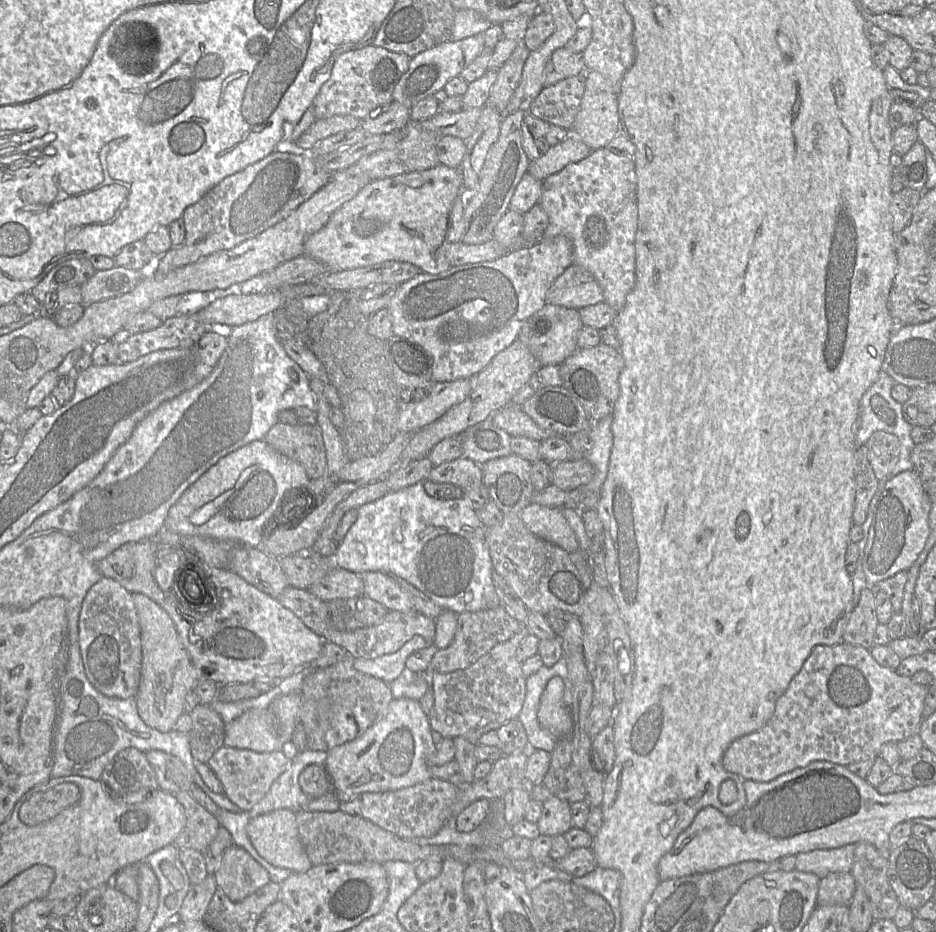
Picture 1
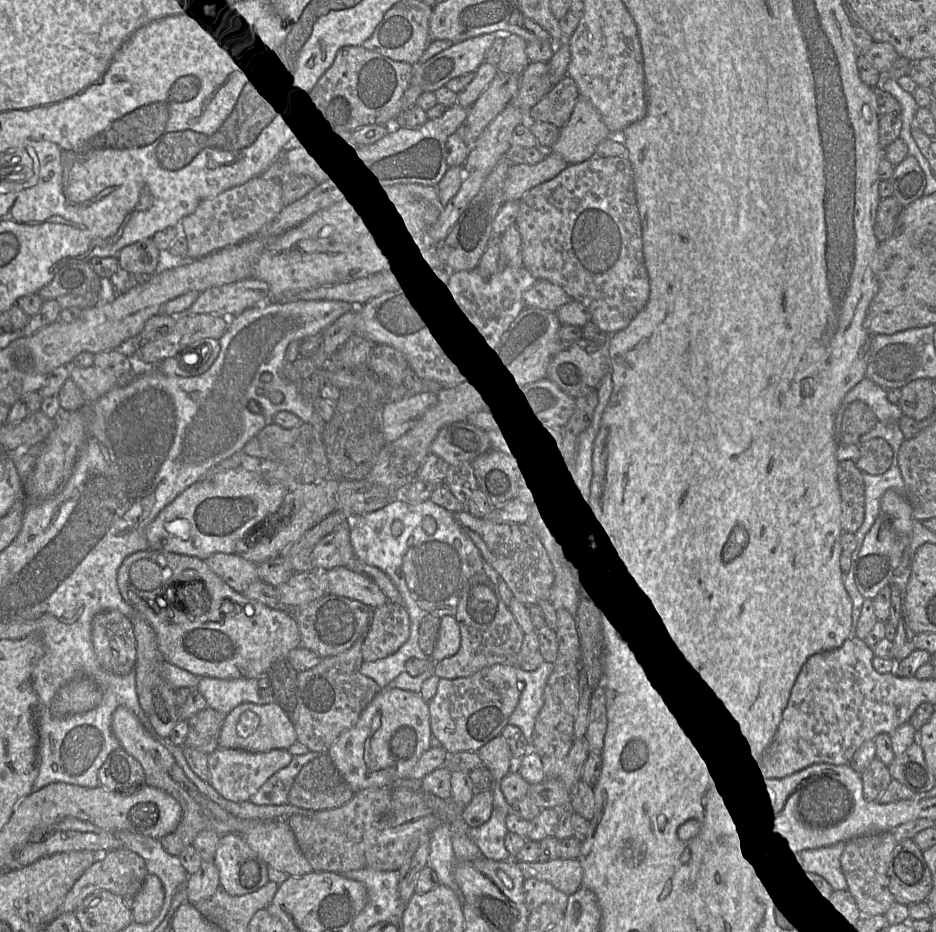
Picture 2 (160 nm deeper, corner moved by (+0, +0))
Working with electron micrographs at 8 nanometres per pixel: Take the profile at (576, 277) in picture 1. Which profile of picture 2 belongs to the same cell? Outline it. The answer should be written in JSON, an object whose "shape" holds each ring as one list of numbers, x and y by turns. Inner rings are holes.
{"shape":[[538,280,523,293,523,301,526,308,556,312,562,305,574,300,559,285]]}

